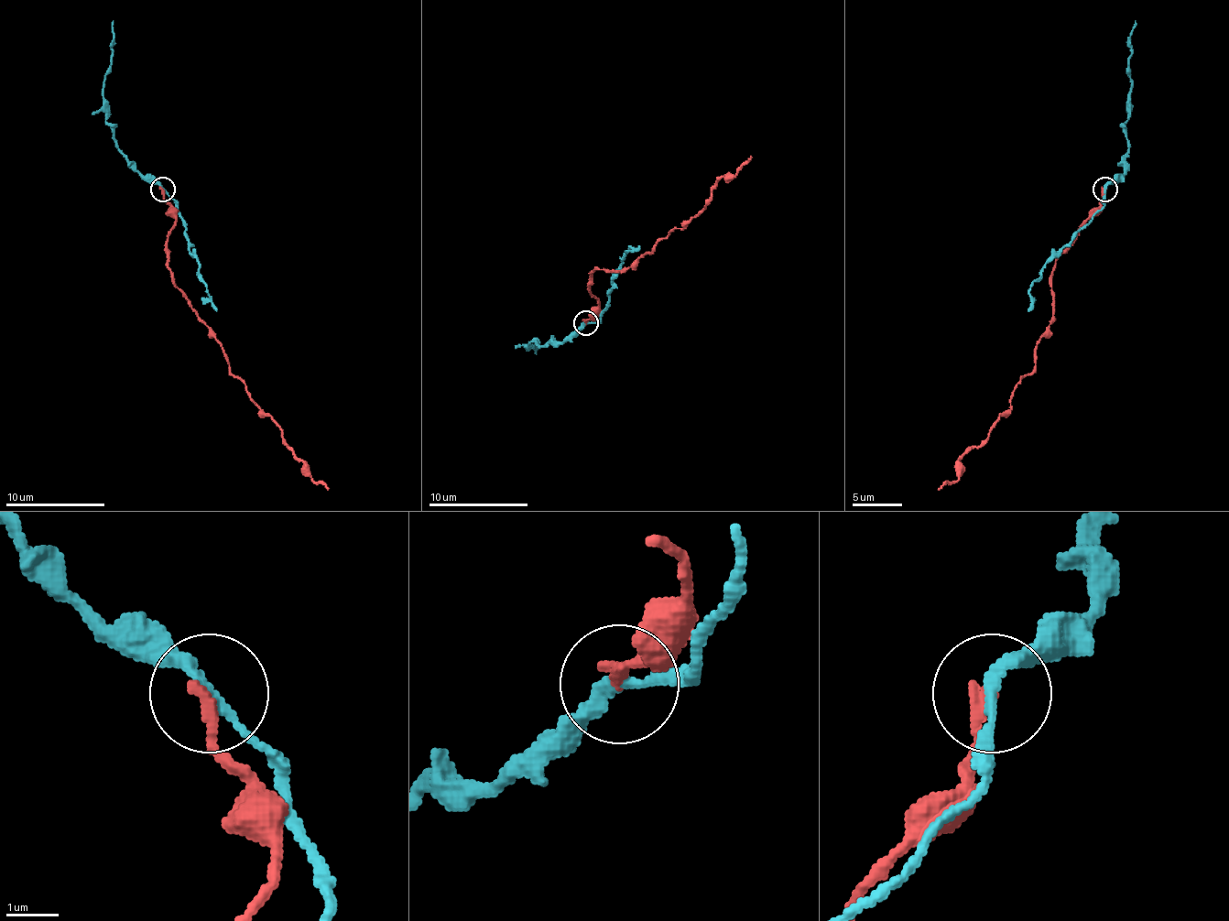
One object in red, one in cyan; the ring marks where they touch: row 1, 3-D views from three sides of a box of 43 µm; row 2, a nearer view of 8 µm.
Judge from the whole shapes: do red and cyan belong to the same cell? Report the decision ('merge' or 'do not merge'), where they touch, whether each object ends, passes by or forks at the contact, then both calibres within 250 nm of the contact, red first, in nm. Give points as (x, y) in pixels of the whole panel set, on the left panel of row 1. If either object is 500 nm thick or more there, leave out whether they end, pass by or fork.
do not merge; place (163, 189); red ends; cyan passes by; calibres 240 and 190 nm

